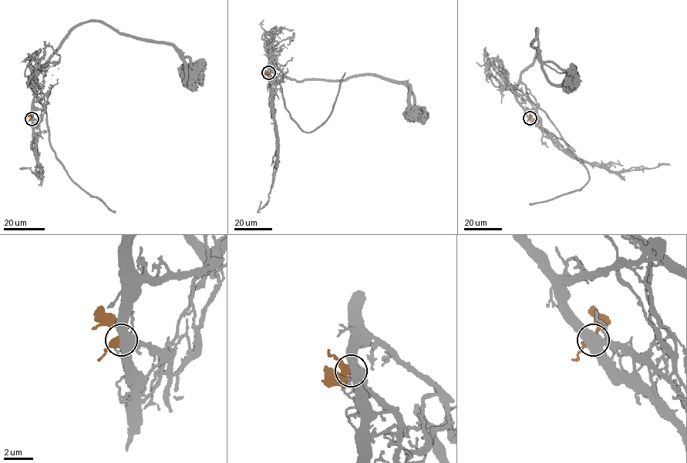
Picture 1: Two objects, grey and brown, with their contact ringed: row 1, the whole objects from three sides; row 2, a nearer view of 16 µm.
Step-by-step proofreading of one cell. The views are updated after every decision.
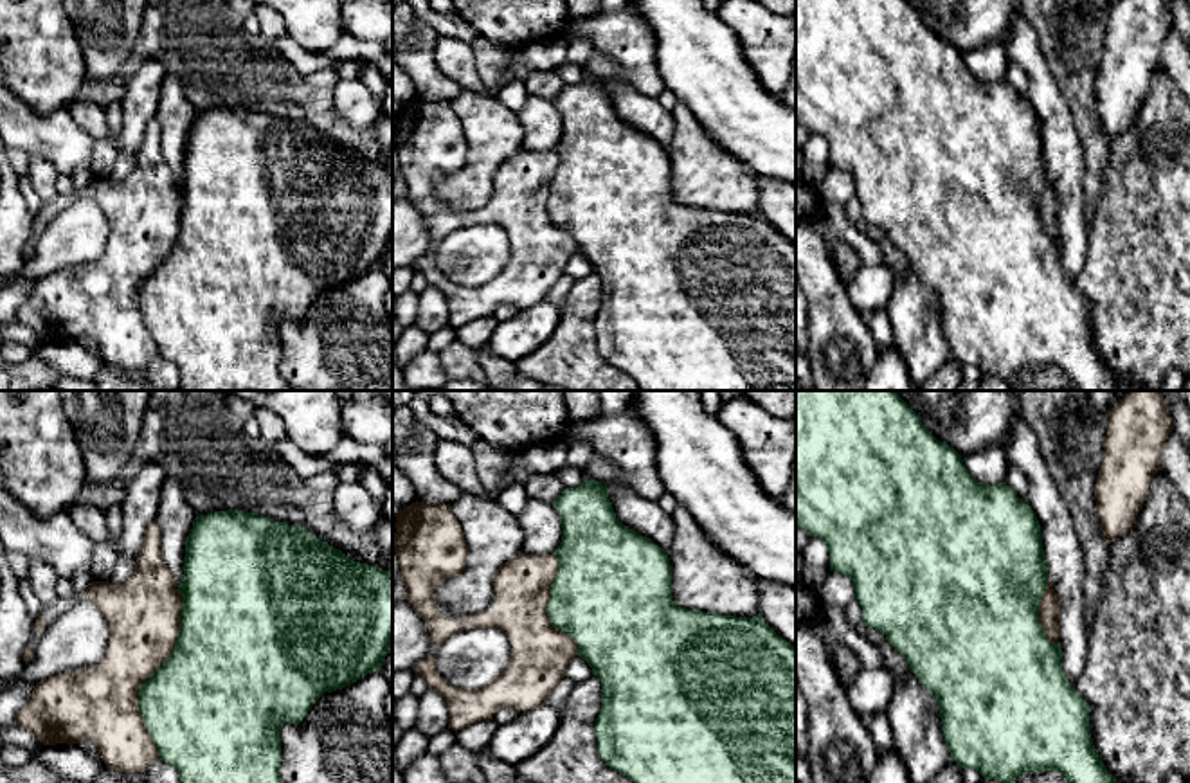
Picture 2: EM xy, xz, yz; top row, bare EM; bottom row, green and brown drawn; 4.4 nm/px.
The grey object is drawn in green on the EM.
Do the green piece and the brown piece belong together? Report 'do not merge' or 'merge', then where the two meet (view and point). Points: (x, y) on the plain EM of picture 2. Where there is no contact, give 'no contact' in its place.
do not merge | xy (153, 270)

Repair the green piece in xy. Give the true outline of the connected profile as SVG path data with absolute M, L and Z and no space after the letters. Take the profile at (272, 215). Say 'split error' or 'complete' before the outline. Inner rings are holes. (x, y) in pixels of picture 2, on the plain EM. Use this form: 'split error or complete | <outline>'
complete | M227 106L196 113L185 139L184 176L178 189L182 193L182 211L175 245L139 284L139 306L146 328L157 342L158 355L178 369L180 391L288 391L290 387L279 371L281 324L284 319L301 320L326 288L342 286L382 265L392 236L392 167L355 158L328 139L319 137L306 124L288 122L243 106Z

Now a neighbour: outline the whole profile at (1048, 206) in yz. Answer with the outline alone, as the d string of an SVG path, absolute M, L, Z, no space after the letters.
M1048 175L1048 185L1039 198L1039 216L1050 236L1050 239L1059 239L1059 214L1060 214L1060 198L1055 191L1053 180Z

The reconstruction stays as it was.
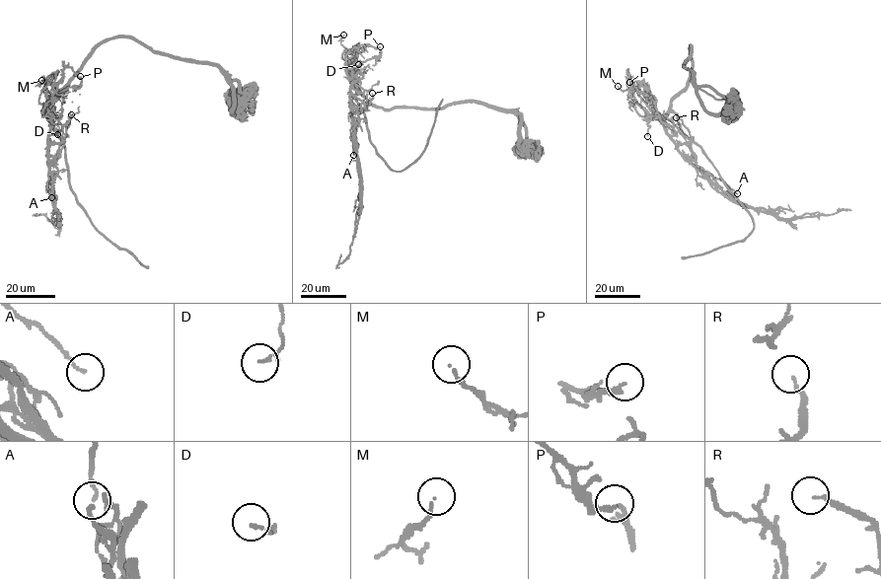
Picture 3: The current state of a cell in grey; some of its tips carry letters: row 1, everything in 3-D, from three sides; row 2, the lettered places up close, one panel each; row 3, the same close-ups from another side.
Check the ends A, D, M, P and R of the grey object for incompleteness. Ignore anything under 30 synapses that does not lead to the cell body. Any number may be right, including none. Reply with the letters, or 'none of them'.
none of them

